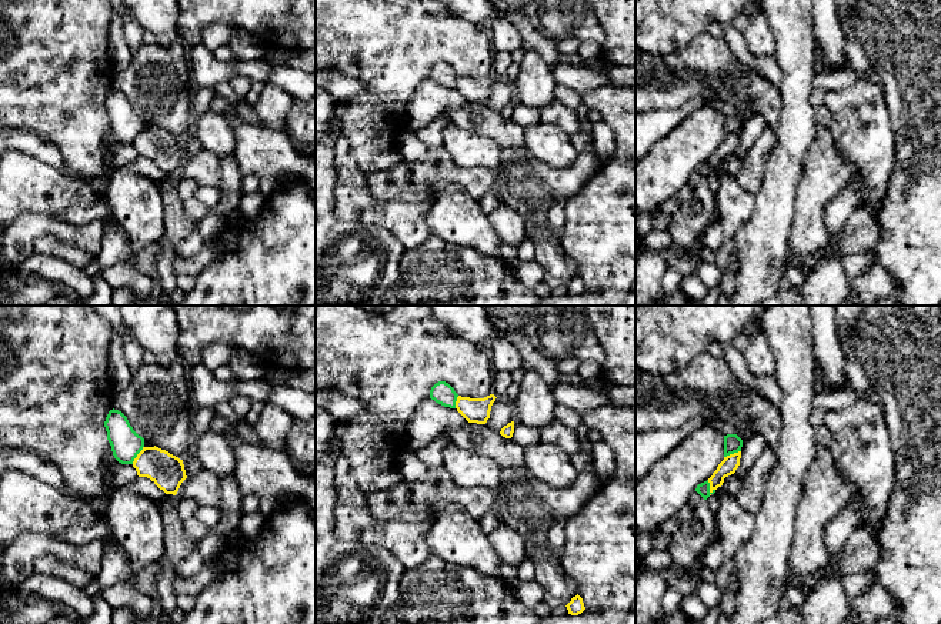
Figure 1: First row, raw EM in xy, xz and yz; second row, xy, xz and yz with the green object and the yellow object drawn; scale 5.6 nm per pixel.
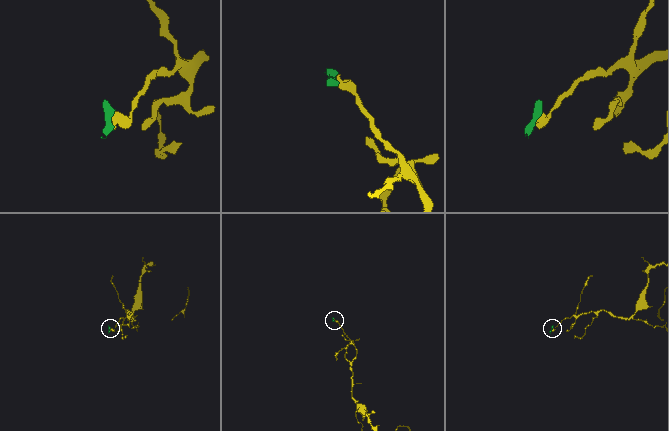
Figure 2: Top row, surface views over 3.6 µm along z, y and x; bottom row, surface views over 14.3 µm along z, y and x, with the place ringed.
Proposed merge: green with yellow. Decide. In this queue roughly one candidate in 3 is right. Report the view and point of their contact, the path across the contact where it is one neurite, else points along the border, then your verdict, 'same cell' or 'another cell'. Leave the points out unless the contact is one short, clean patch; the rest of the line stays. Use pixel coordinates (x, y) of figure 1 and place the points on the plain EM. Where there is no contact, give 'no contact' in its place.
yz (708, 167) | along yz (707, 160), (710, 174) | another cell

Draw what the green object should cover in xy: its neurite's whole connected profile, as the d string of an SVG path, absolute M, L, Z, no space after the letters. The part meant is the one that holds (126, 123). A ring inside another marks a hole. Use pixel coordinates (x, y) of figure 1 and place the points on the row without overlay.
M110 90L104 107L114 139L121 144L133 144L144 127L144 119L130 106L127 97L119 90Z

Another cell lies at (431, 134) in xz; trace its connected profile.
M446 114L434 119L430 124L416 131L418 140L421 140L428 149L440 147L444 144L443 131L446 126L450 123Z

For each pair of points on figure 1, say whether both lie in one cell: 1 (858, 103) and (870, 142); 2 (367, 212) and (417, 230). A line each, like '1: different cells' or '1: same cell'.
1: same cell
2: same cell

